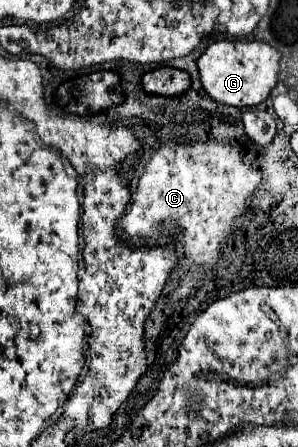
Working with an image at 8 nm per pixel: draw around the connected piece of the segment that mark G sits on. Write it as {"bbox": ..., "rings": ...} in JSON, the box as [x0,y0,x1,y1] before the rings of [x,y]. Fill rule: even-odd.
{"bbox":[196,40,280,108],"rings":[[[218,40],[202,52],[196,64],[200,72],[200,82],[212,100],[236,108],[246,108],[256,106],[270,96],[278,80],[278,62],[280,52],[276,52],[276,48],[266,42]]]}

